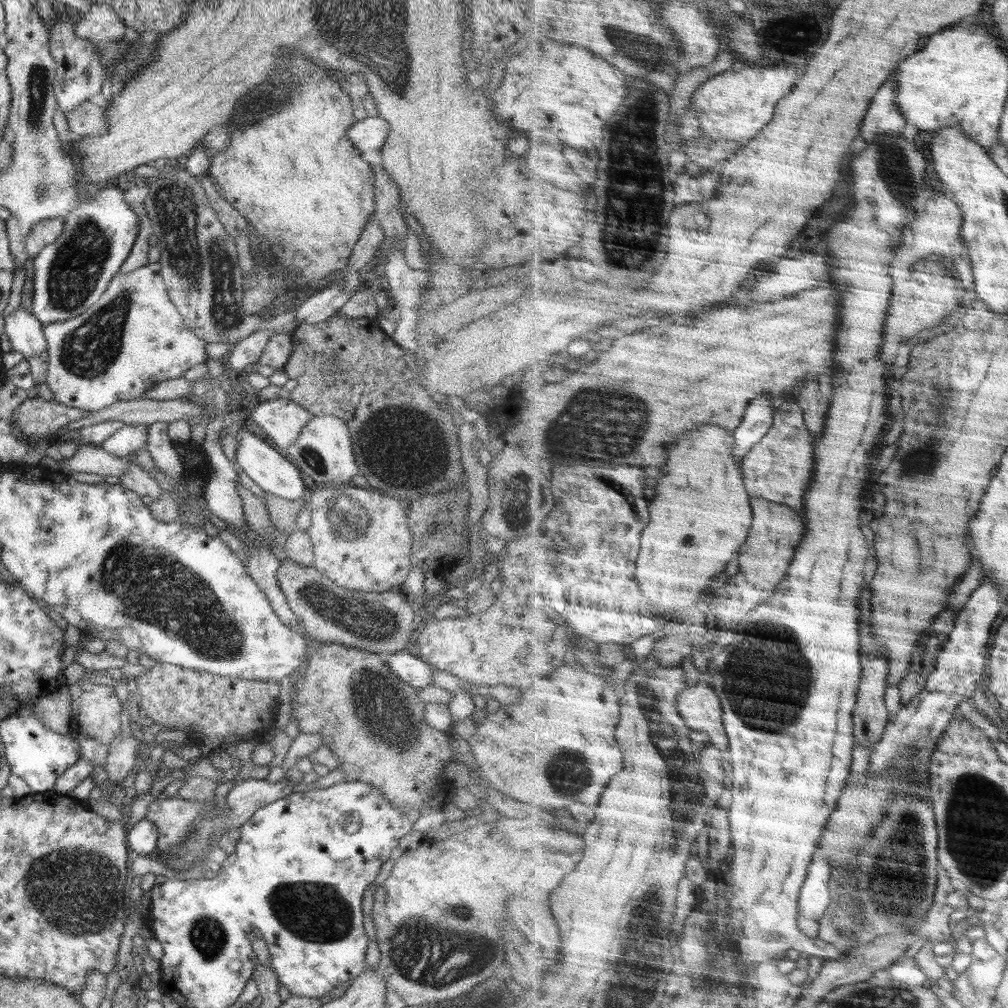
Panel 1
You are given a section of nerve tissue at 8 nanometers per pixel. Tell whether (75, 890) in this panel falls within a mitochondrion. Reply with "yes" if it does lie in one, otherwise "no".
yes

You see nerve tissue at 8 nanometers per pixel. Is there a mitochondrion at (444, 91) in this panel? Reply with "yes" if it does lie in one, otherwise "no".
no

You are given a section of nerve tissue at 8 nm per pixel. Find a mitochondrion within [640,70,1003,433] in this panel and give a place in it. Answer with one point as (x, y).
(892, 165)

